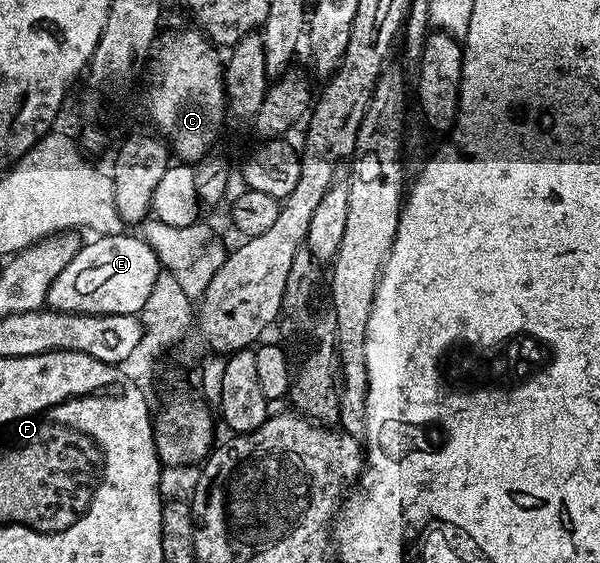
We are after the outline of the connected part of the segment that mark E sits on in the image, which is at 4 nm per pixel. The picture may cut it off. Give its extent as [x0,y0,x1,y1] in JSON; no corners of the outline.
[45,233,163,316]

